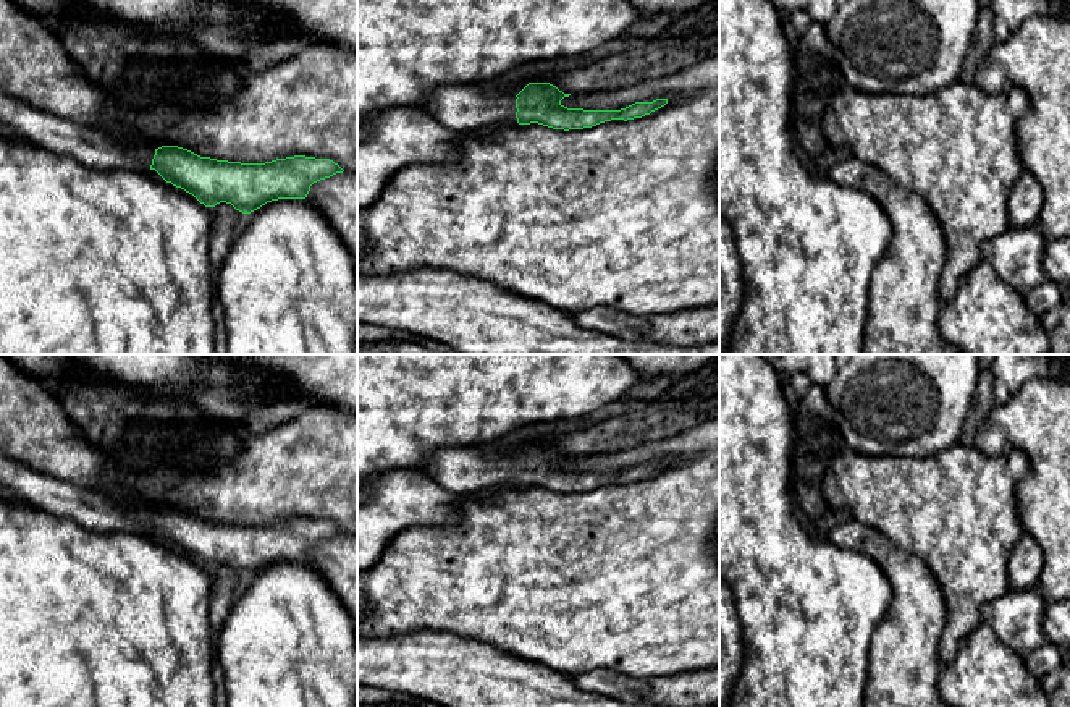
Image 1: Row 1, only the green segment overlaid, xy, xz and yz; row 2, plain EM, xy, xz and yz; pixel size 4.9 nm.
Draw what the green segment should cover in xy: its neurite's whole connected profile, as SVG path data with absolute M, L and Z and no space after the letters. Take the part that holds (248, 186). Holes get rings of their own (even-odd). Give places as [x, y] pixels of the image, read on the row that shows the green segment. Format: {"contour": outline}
{"contour": "M2 91L0 123L89 168L155 170L166 183L192 194L205 207L226 202L242 214L278 199L305 199L314 183L344 171L330 159L305 155L241 163L200 157L178 146L133 147L103 129L40 112Z"}

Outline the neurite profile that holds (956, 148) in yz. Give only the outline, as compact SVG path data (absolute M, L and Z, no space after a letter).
M957 79L928 95L871 94L842 84L824 115L823 133L831 147L847 146L894 181L920 194L939 220L947 259L937 283L941 303L950 303L962 277L983 260L983 244L1010 226L1009 199L1023 171L1015 126L1030 110L1028 94L1012 86L986 94Z

